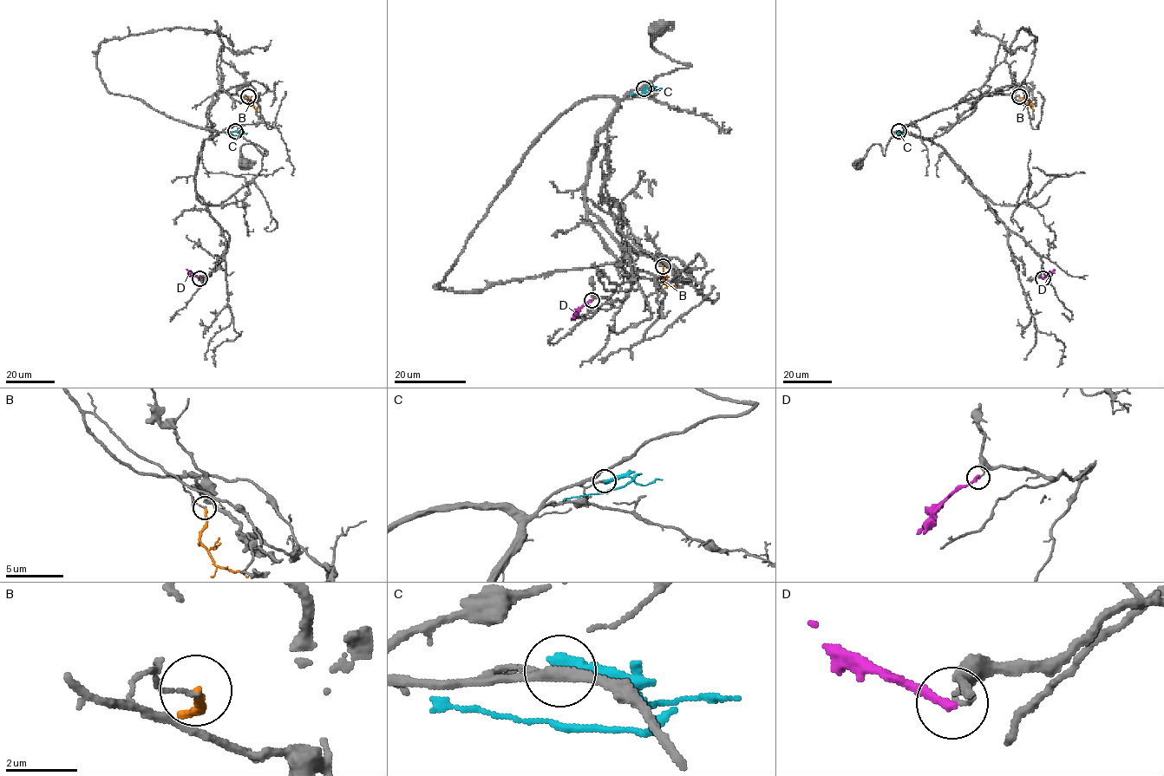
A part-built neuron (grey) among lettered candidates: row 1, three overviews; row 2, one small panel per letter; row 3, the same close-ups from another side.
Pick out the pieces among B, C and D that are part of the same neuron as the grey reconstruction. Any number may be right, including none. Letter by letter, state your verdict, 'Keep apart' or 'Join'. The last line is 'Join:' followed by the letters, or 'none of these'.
B: Keep apart
C: Keep apart
D: Keep apart
Join: none of these

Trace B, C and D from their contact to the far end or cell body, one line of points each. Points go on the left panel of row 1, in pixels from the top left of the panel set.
B: (248, 96), (257, 110)
C: (235, 131), (242, 134), (226, 133)
D: (199, 278), (186, 269)

